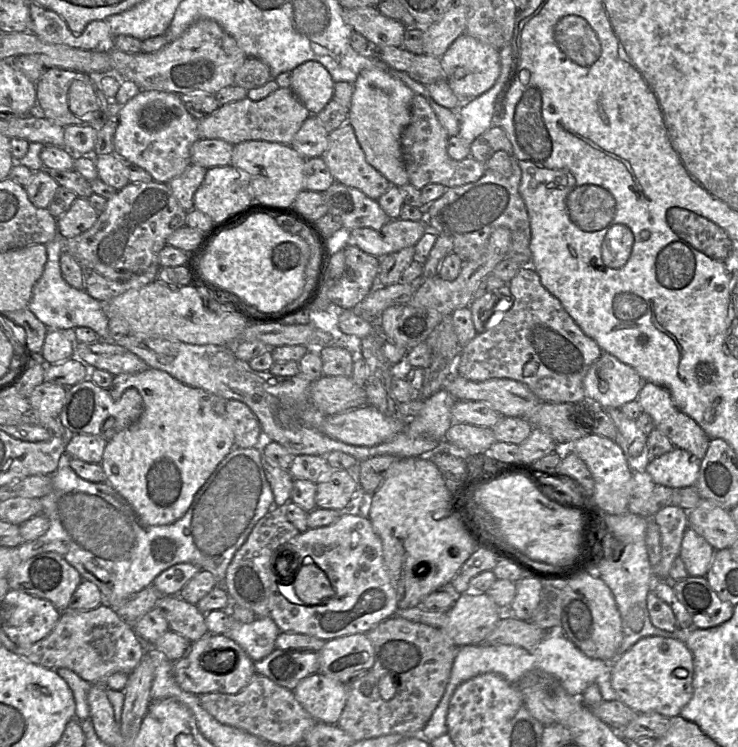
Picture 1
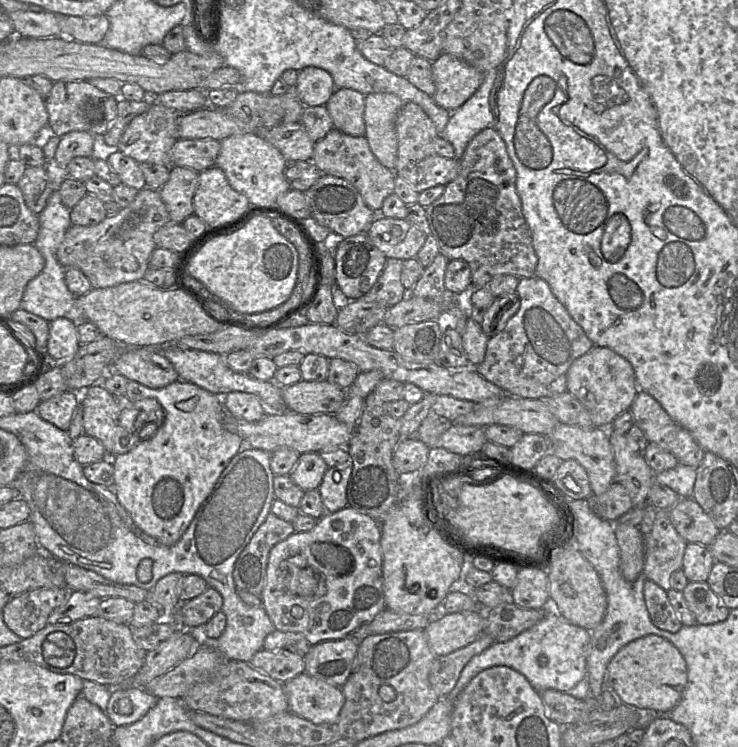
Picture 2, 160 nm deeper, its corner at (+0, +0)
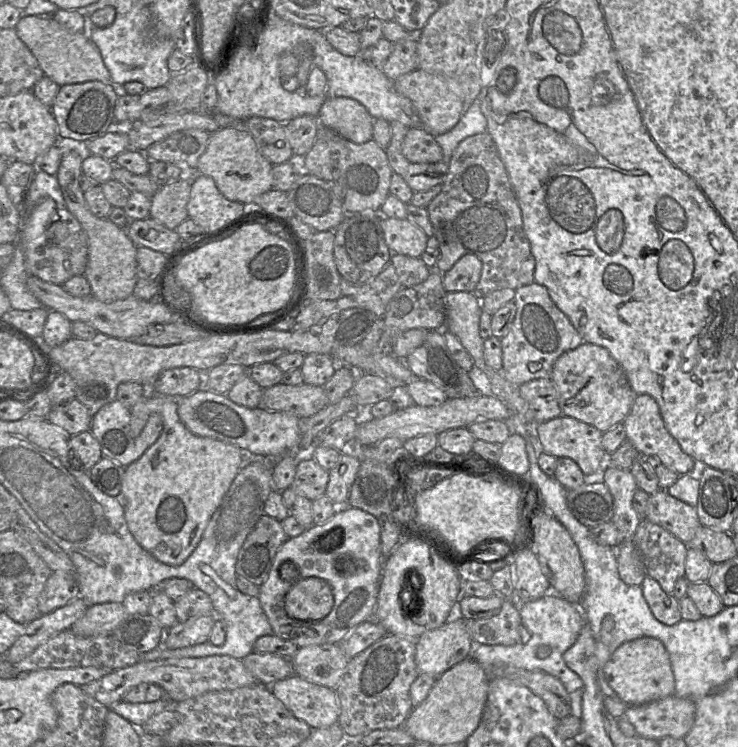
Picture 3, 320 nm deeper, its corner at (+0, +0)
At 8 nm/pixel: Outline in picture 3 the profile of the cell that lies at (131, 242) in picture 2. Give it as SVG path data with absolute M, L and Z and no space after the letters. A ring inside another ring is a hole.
M53 199L41 200L23 216L18 245L23 250L28 275L63 285L73 276L85 273L89 254L88 235L66 205L57 207Z

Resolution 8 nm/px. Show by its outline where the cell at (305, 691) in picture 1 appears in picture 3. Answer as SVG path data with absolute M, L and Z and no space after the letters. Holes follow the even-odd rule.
M296 674L270 686L274 696L312 729L338 724L340 705L335 689L309 682Z

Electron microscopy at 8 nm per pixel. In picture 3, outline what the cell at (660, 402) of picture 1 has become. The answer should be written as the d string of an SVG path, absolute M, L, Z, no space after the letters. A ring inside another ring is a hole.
M638 394L636 396L623 424L626 431L626 440L633 444L640 455L644 457L657 456L668 469L678 475L688 474L694 468L695 460L681 449L678 442L668 432L659 406L650 395Z

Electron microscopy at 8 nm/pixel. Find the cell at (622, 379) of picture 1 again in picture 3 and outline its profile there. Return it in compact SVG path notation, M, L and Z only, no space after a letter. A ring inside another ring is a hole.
M587 342L563 353L555 361L551 380L558 392L562 415L592 425L602 433L623 423L638 395L610 353L601 346Z

